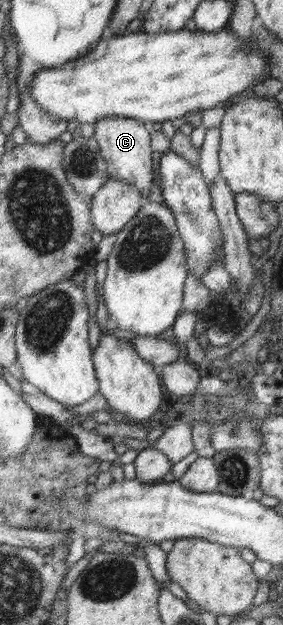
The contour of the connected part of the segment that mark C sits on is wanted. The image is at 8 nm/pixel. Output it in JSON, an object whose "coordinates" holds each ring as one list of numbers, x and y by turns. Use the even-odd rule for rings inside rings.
{"coordinates":[[102,117,93,124,93,137,97,140,109,176,138,188,141,204,150,202,154,164,152,163,151,136,147,124,126,117]]}

